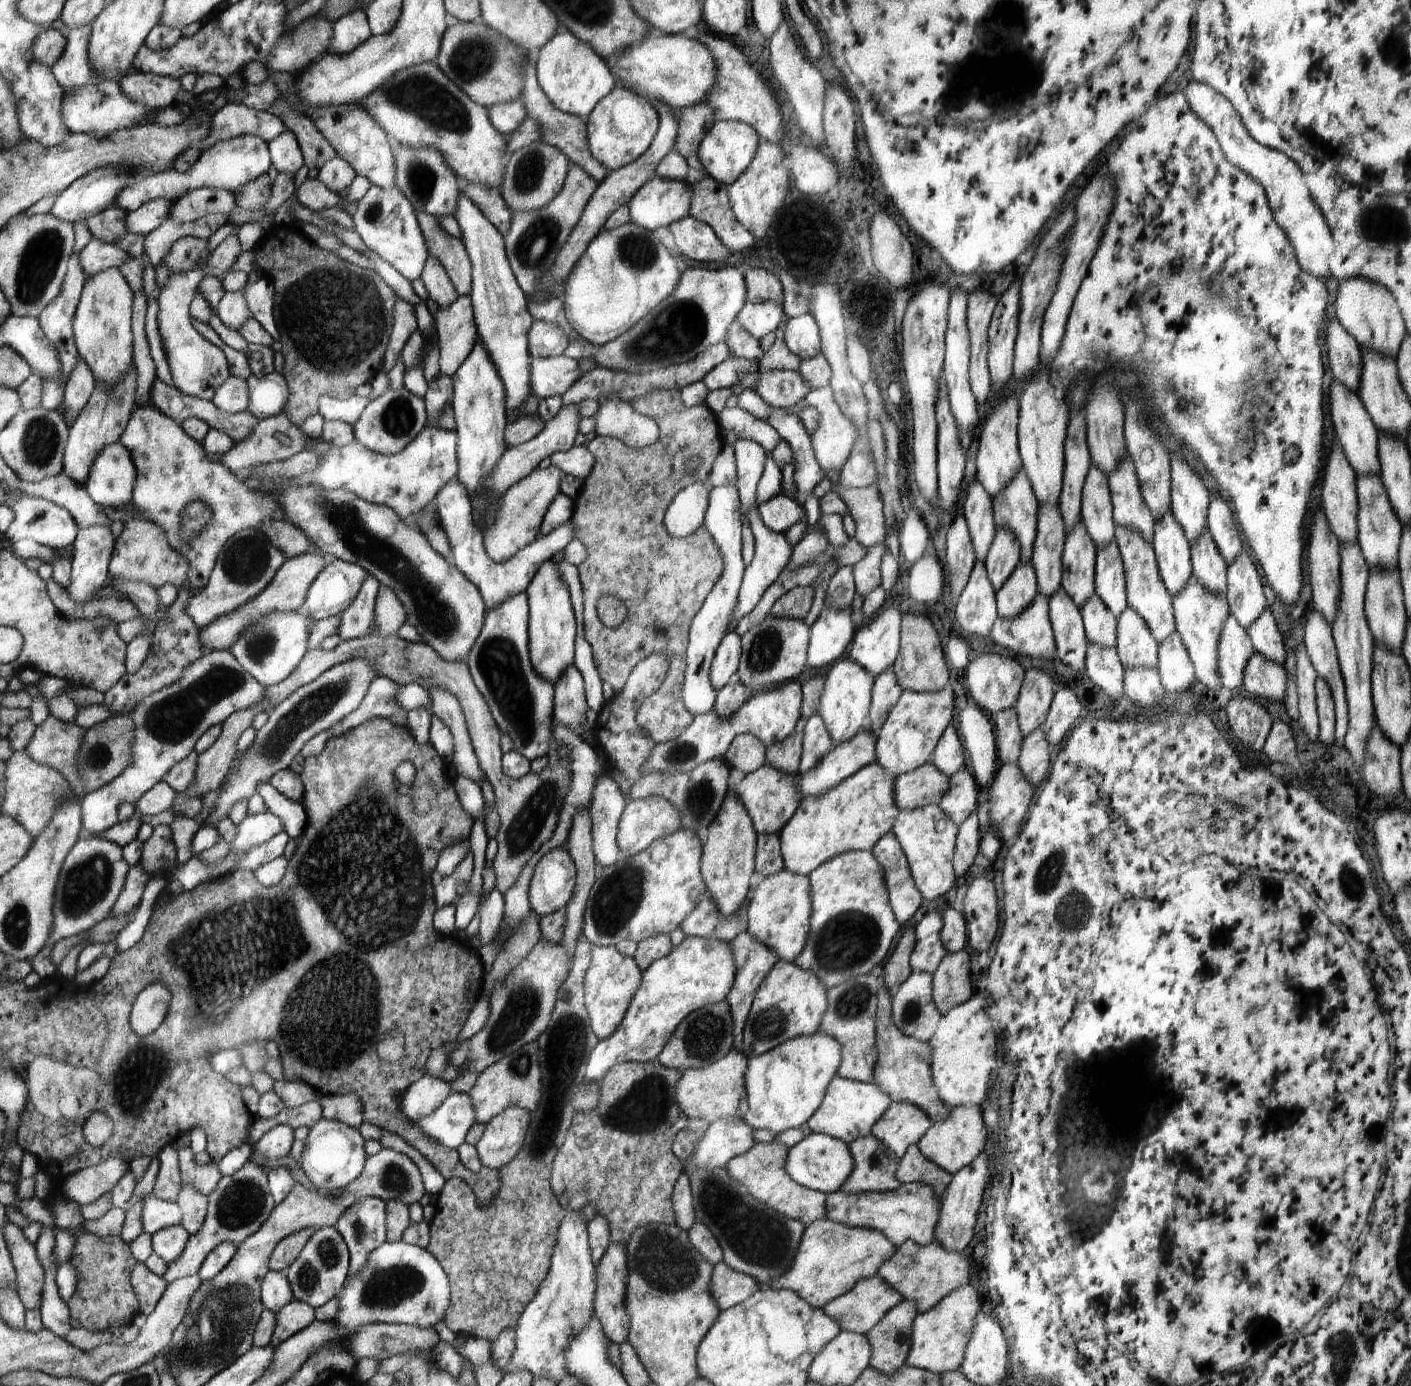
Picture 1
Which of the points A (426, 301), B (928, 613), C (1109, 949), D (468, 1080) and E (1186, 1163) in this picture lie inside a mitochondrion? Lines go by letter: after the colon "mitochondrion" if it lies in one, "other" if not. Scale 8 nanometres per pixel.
A: other
B: other
C: other
D: other
E: other

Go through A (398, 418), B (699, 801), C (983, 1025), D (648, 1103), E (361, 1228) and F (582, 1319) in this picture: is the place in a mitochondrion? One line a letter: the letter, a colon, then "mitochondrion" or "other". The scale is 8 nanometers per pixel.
A: mitochondrion
B: mitochondrion
C: other
D: mitochondrion
E: mitochondrion
F: other

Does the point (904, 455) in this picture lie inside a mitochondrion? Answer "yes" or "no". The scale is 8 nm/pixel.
no

